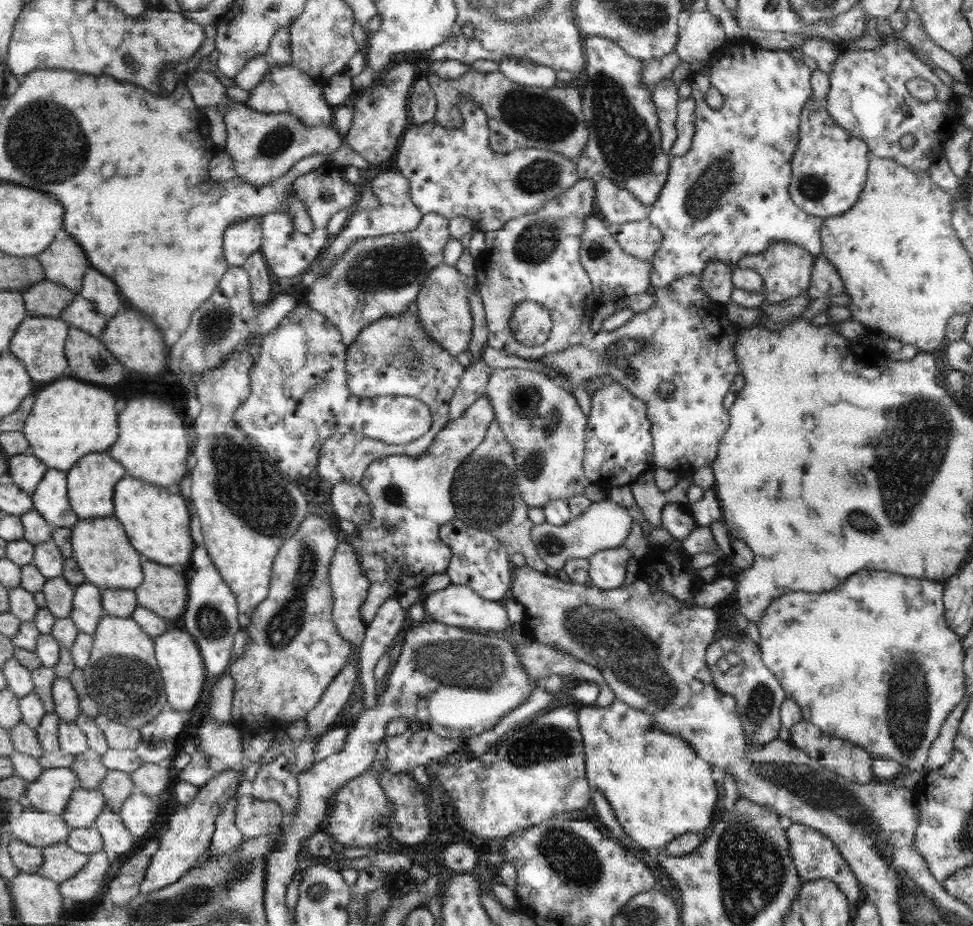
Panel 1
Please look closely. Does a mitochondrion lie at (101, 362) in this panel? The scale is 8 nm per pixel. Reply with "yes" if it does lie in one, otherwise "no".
yes

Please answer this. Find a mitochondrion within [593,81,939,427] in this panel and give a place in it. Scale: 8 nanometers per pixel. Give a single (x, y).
(706, 194)

